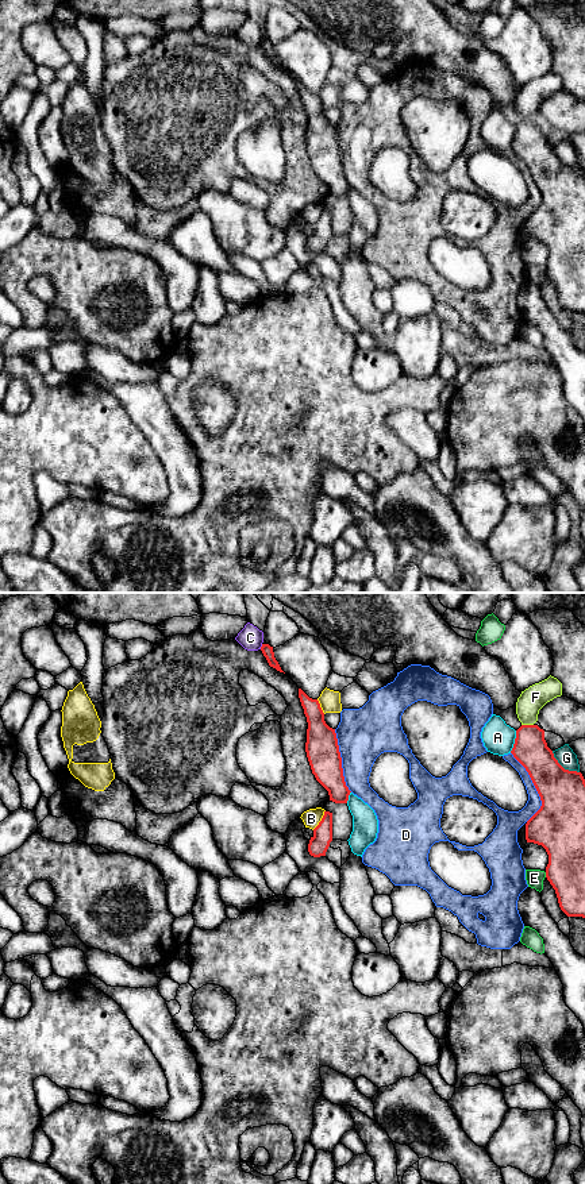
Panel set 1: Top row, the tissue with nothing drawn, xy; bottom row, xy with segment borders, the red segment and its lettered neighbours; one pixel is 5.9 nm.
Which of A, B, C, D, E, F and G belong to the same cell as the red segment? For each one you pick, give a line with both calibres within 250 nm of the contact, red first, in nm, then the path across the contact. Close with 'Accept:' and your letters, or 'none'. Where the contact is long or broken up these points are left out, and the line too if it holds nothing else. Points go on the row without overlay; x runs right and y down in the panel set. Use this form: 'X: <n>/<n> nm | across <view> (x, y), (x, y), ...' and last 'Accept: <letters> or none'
Accept: none

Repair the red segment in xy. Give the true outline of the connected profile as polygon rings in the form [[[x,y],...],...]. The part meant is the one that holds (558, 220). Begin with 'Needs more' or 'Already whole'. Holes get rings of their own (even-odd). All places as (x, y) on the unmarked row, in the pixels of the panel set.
Already whole. [[[522,120],[511,146],[528,167],[542,196],[540,204],[526,219],[526,235],[542,240],[549,250],[546,273],[555,285],[561,305],[567,312],[585,313],[585,174],[581,167],[565,165],[554,153],[544,135],[544,126],[538,120]]]

